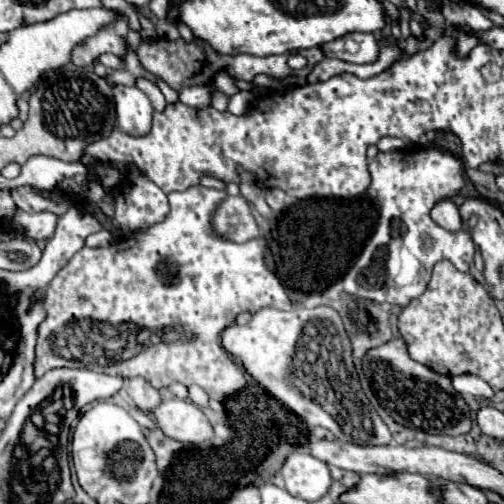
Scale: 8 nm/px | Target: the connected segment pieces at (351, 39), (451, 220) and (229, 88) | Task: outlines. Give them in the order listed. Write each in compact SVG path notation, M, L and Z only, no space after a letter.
M353 32L353 34L341 36L339 40L333 40L331 44L325 44L323 54L327 58L337 58L337 60L343 60L343 62L367 64L367 62L377 60L379 44L373 38L373 34Z
M441 200L433 206L431 210L431 218L445 230L452 232L458 231L461 228L461 217L457 206L453 200Z
M221 72L219 76L215 76L215 78L213 78L213 86L215 86L217 90L229 94L229 96L233 96L235 92L239 92L237 86L233 84L233 78L231 78L227 72Z

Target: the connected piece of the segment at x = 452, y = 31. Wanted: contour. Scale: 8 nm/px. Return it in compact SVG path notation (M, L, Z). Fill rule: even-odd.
M447 26L447 28L443 28L443 34L453 38L453 42L455 42L453 52L455 52L459 58L467 58L469 52L471 52L475 46L483 44L483 40L481 40L475 32L467 32L467 30L463 30L463 28L465 28L465 26Z

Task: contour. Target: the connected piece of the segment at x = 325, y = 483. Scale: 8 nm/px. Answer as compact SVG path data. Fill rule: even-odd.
M295 452L287 456L281 466L281 474L285 478L285 488L307 502L315 502L329 492L331 476L329 466L311 454Z

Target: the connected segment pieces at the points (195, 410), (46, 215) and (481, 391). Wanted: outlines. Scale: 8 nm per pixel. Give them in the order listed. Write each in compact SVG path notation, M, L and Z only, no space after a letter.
M179 398L163 400L153 410L153 416L159 428L163 430L163 434L179 442L199 444L213 436L213 428L207 416L193 402L179 400Z
M15 212L13 218L5 218L5 222L11 224L21 224L27 228L25 236L31 240L49 240L55 232L55 224L57 224L57 216L51 212L41 212L41 214L27 214L27 212Z
M473 374L453 376L453 386L463 396L477 396L477 398L485 398L485 400L489 400L493 396L493 390L489 388L489 384L483 378L473 376Z

